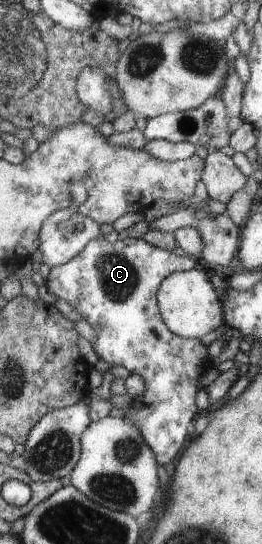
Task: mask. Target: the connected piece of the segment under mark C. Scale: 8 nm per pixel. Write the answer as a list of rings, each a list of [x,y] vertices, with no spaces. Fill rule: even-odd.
[[[114,236],[106,237],[105,239],[97,237],[96,239],[91,240],[91,242],[89,242],[89,244],[87,244],[87,246],[85,246],[77,256],[74,256],[69,260],[69,262],[62,264],[61,266],[51,267],[50,273],[45,280],[46,286],[48,286],[49,290],[55,294],[57,298],[62,298],[63,300],[70,302],[71,306],[82,315],[82,318],[85,318],[93,327],[97,333],[97,341],[93,346],[95,347],[98,357],[101,357],[101,360],[105,360],[105,362],[109,362],[112,366],[124,366],[129,370],[129,372],[140,374],[143,377],[143,380],[145,380],[146,390],[143,392],[143,396],[133,397],[131,406],[124,410],[127,412],[127,415],[123,418],[127,422],[133,423],[140,431],[142,431],[142,434],[146,437],[147,444],[154,449],[154,453],[157,455],[159,462],[162,462],[164,465],[169,463],[169,460],[171,460],[171,458],[181,450],[181,446],[183,446],[185,440],[187,440],[187,426],[191,424],[191,420],[193,420],[193,416],[195,416],[195,412],[197,412],[197,404],[195,404],[197,382],[199,382],[201,374],[205,372],[205,368],[211,366],[211,364],[207,364],[207,348],[201,344],[201,340],[184,339],[169,330],[168,326],[165,324],[165,320],[162,318],[157,301],[158,289],[161,287],[162,282],[165,281],[171,273],[174,273],[175,271],[190,271],[194,268],[193,266],[195,266],[195,258],[187,258],[187,254],[186,258],[179,258],[176,253],[173,255],[170,251],[166,251],[160,247],[155,247],[147,243],[144,239],[127,237],[126,239],[121,240],[115,239]]]

